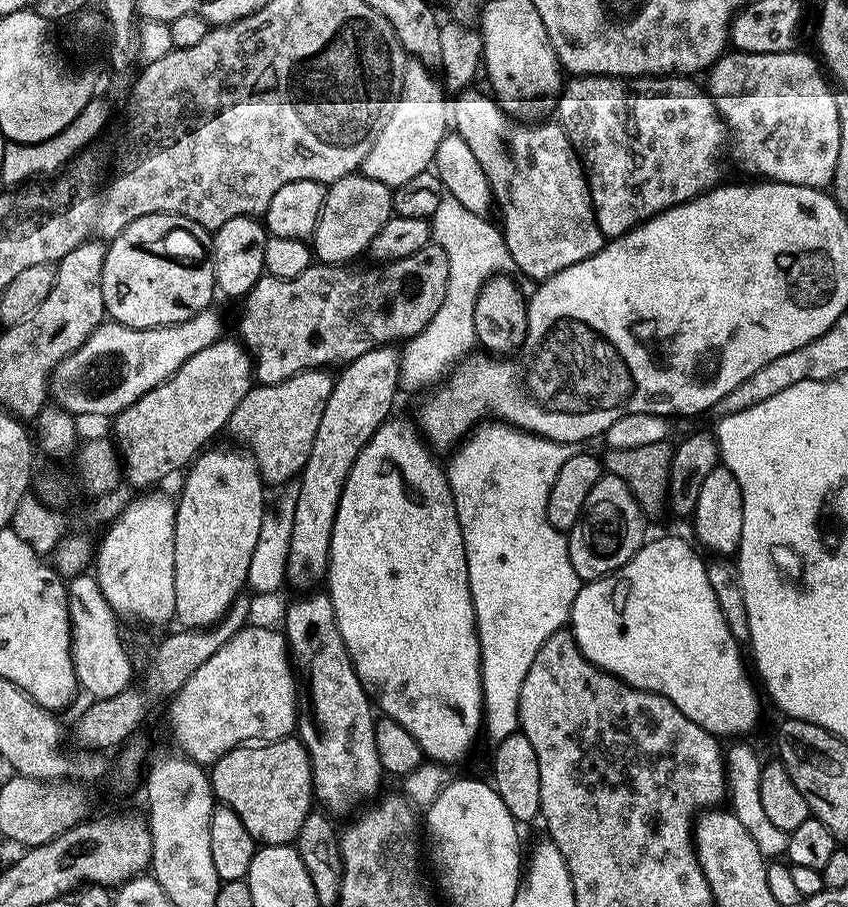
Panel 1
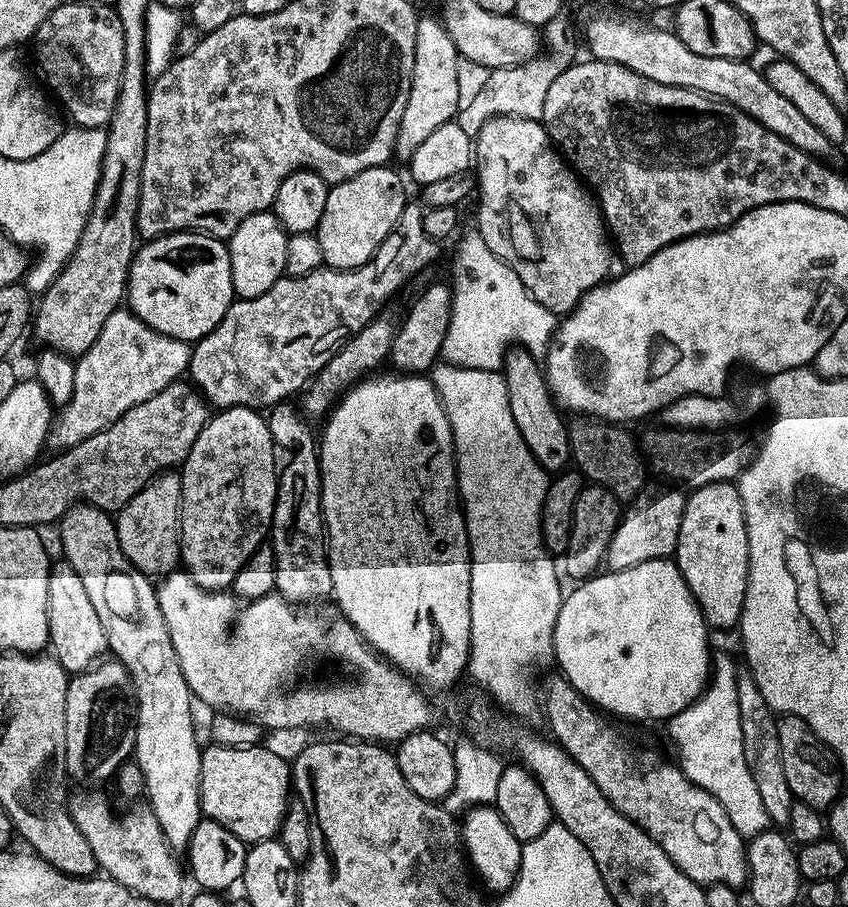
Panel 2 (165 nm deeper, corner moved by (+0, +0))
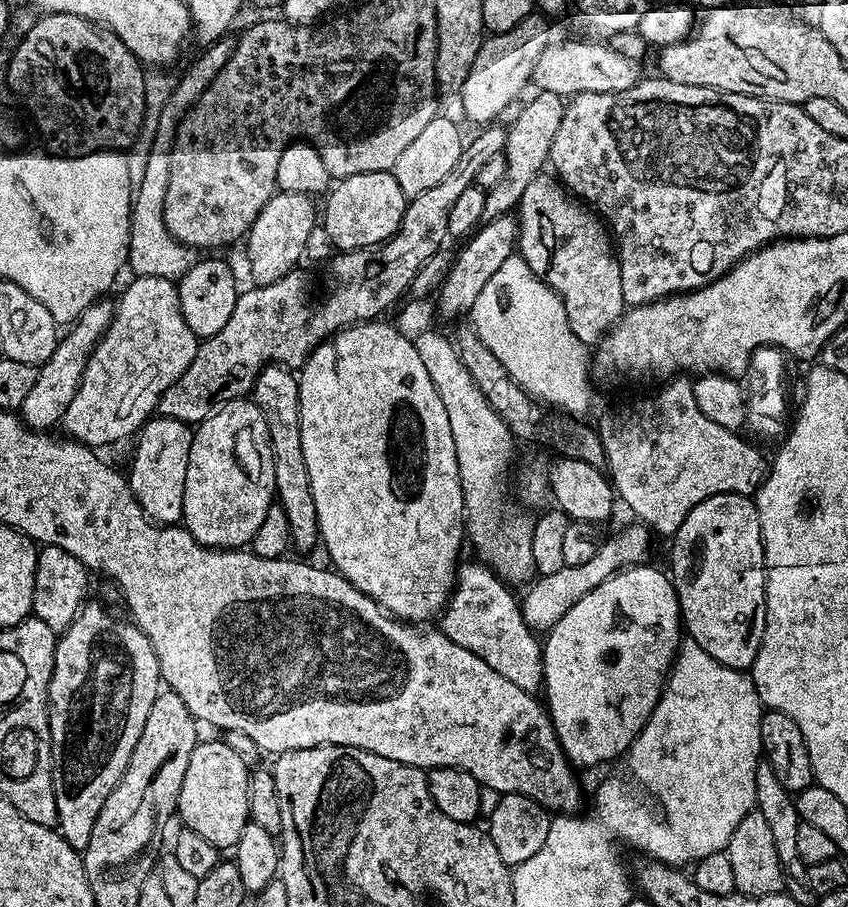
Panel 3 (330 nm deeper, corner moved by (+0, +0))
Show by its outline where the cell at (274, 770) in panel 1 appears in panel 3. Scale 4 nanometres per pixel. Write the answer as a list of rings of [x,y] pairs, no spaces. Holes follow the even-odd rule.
[[[201,739],[194,746],[194,754],[190,754],[190,763],[186,766],[186,778],[182,778],[182,790],[178,794],[176,811],[178,820],[184,828],[194,830],[194,834],[206,838],[214,847],[221,850],[235,849],[238,838],[242,838],[242,830],[250,823],[250,794],[248,782],[250,779],[249,761],[241,757],[223,739]]]

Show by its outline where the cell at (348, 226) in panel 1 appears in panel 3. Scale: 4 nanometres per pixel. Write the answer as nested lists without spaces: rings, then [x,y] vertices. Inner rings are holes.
[[[391,172],[354,174],[339,181],[327,193],[326,199],[328,201],[322,204],[322,223],[326,234],[330,234],[333,249],[340,252],[357,252],[360,248],[385,244],[400,228],[409,202],[409,197],[402,194],[402,186],[398,186]]]

